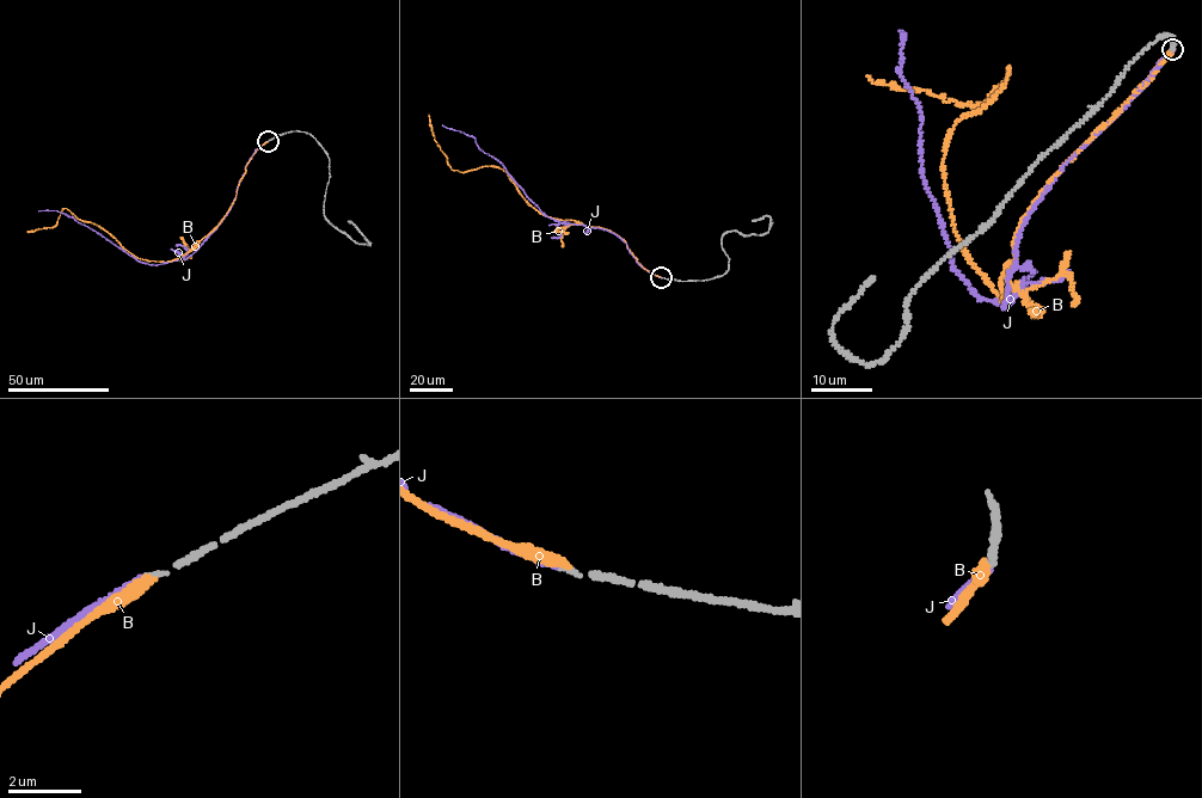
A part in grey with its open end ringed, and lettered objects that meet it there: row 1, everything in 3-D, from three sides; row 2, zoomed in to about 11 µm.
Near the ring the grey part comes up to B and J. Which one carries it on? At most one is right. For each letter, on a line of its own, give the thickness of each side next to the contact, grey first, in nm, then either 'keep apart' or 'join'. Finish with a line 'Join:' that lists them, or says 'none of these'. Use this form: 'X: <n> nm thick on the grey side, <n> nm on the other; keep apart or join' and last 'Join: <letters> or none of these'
B: 120 nm thick on the grey side, 360 nm on the other; keep apart
J: 120 nm thick on the grey side, 160 nm on the other; join
Join: J

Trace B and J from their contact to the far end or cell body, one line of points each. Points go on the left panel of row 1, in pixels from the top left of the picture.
B: (268, 141), (246, 165), (219, 223), (170, 261), (139, 258), (66, 208), (54, 227), (28, 231)
J: (267, 141), (245, 166), (230, 210), (185, 259), (154, 265), (141, 262), (72, 216), (38, 210)

